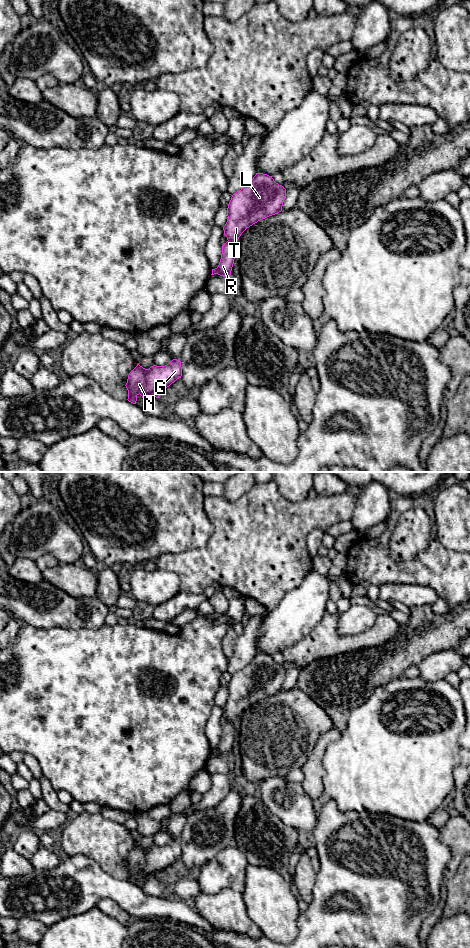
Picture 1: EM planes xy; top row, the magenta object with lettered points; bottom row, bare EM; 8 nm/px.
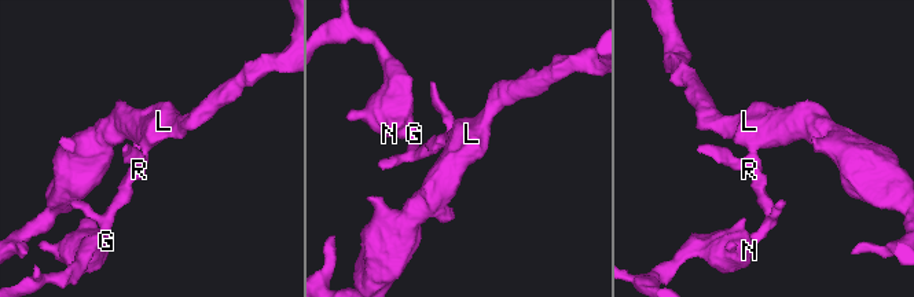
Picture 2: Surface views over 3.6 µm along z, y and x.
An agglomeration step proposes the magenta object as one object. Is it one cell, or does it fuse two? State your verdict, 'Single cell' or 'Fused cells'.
Single cell

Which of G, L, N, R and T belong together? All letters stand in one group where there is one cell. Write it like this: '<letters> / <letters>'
G L N R T

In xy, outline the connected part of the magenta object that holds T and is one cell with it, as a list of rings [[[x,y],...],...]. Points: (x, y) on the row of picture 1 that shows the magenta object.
[[[256,173],[251,182],[241,190],[234,193],[227,208],[227,222],[223,227],[227,242],[222,245],[222,254],[217,268],[212,269],[212,274],[230,278],[234,259],[238,253],[237,241],[241,234],[250,226],[269,216],[282,211],[283,202],[286,198],[286,189],[274,181],[272,176]]]

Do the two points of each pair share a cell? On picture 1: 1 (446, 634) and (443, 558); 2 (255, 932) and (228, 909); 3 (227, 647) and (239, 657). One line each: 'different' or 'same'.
1: different
2: same
3: different

